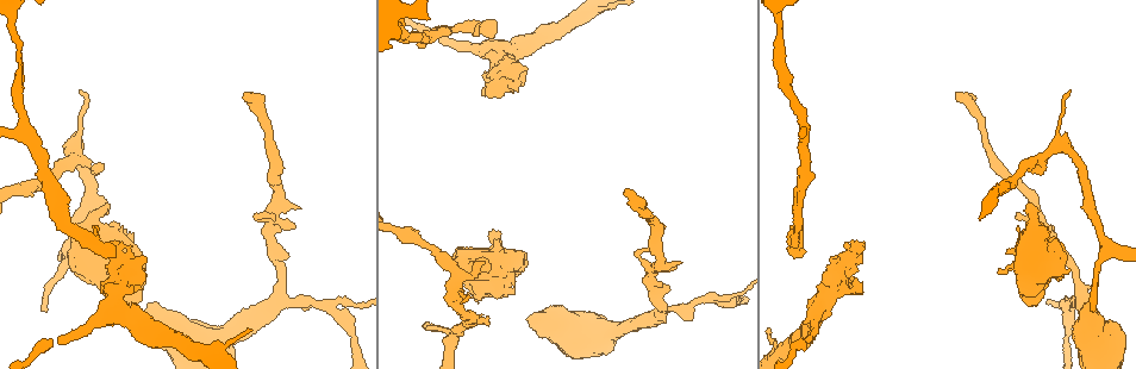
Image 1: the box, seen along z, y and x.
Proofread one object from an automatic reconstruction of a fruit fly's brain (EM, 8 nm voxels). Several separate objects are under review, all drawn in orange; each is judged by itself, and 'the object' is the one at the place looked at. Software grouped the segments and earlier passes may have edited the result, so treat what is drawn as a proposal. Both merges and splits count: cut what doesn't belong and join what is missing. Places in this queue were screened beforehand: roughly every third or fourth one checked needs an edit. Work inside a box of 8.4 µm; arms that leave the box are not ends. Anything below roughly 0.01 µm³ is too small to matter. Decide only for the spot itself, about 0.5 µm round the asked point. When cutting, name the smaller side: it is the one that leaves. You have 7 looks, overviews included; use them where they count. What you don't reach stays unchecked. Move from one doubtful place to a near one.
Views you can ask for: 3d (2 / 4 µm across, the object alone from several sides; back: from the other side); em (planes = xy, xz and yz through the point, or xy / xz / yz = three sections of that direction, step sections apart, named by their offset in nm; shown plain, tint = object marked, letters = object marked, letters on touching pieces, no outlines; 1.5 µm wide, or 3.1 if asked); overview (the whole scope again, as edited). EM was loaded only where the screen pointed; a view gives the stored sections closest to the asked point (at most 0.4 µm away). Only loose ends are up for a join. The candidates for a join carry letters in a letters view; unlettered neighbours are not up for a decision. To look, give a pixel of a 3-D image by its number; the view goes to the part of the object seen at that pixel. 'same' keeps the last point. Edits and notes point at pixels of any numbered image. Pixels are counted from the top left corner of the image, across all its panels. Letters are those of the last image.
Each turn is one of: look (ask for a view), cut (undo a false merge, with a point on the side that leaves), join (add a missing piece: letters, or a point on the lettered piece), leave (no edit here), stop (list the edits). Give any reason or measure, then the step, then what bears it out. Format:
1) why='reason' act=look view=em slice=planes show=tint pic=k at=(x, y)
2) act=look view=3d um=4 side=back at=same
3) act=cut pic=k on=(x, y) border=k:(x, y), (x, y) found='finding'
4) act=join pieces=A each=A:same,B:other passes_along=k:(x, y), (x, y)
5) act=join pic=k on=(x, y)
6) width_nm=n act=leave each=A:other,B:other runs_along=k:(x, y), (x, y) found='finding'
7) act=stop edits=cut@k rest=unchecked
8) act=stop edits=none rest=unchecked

why='thin end' act=look view=em slice=planes show=letters pic=1 at=(45, 312)

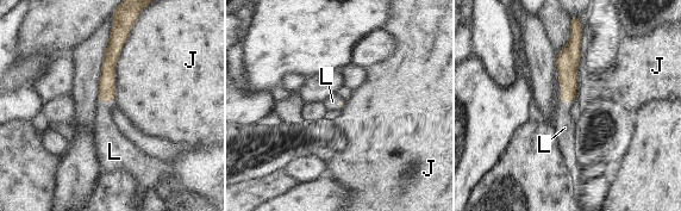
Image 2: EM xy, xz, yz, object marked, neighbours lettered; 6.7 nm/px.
act=join pieces=L each=J:other,L:same passes_along=2:(107, 80), (105, 101), (107, 138) found='it goes on there'

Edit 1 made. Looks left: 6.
why='an open end' act=look view=3d um=4 pic=1 at=(955, 95)

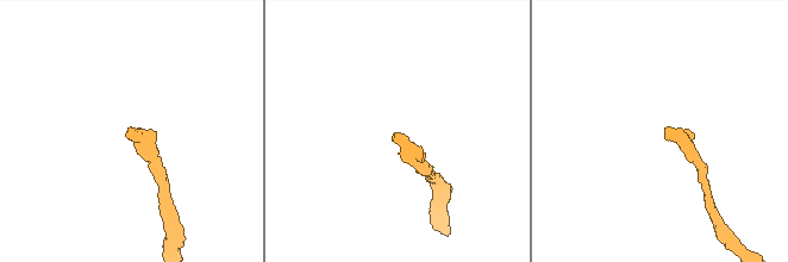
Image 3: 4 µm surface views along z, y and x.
why='need the tissue' act=look view=em slice=xy step=4 show=tint pic=3 at=(395, 136)

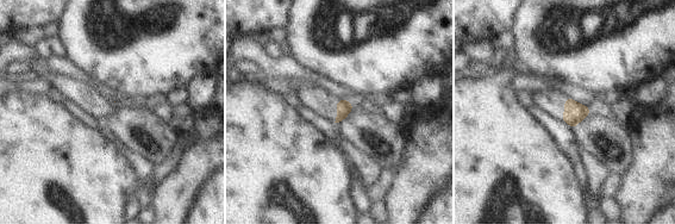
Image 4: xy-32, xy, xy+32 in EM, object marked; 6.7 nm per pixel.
why='another direction' act=look view=em slice=planes show=letters at=same

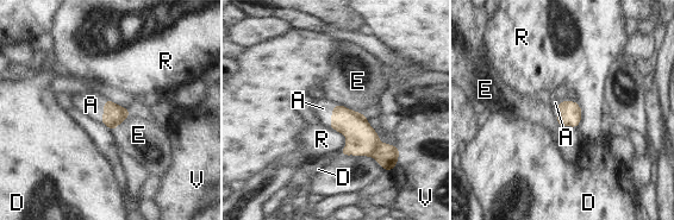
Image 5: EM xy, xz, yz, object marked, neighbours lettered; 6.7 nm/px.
width_nm=140 act=join pieces=A each=A:same,D:other,E:other,R:other,V:other passes_along=5:(569, 113), (559, 104), (555, 102) found='the neuron continues'

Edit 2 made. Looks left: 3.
act=stop edits=join@2,join@5 rest=unchecked

